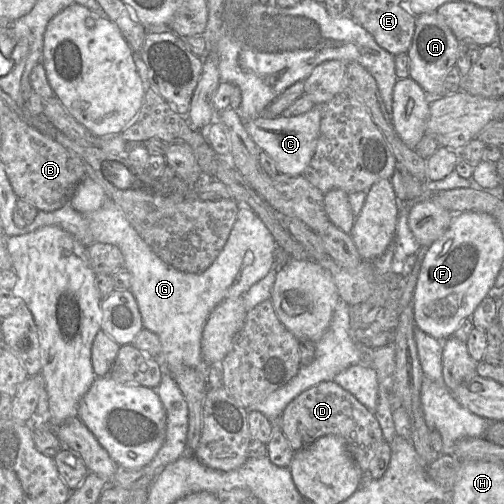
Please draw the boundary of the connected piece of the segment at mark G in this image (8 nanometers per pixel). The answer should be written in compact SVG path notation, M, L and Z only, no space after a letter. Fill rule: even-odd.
M108 199L98 210L87 215L93 242L111 244L119 248L124 258L124 268L131 274L129 290L134 295L143 322L143 328L154 332L162 346L162 361L166 366L189 366L201 370L208 378L209 366L201 352L201 339L204 326L214 308L223 301L243 296L252 285L264 278L274 264L275 241L250 207L241 207L229 237L218 257L211 266L200 274L184 273L163 262L141 238L126 219L121 208Z

